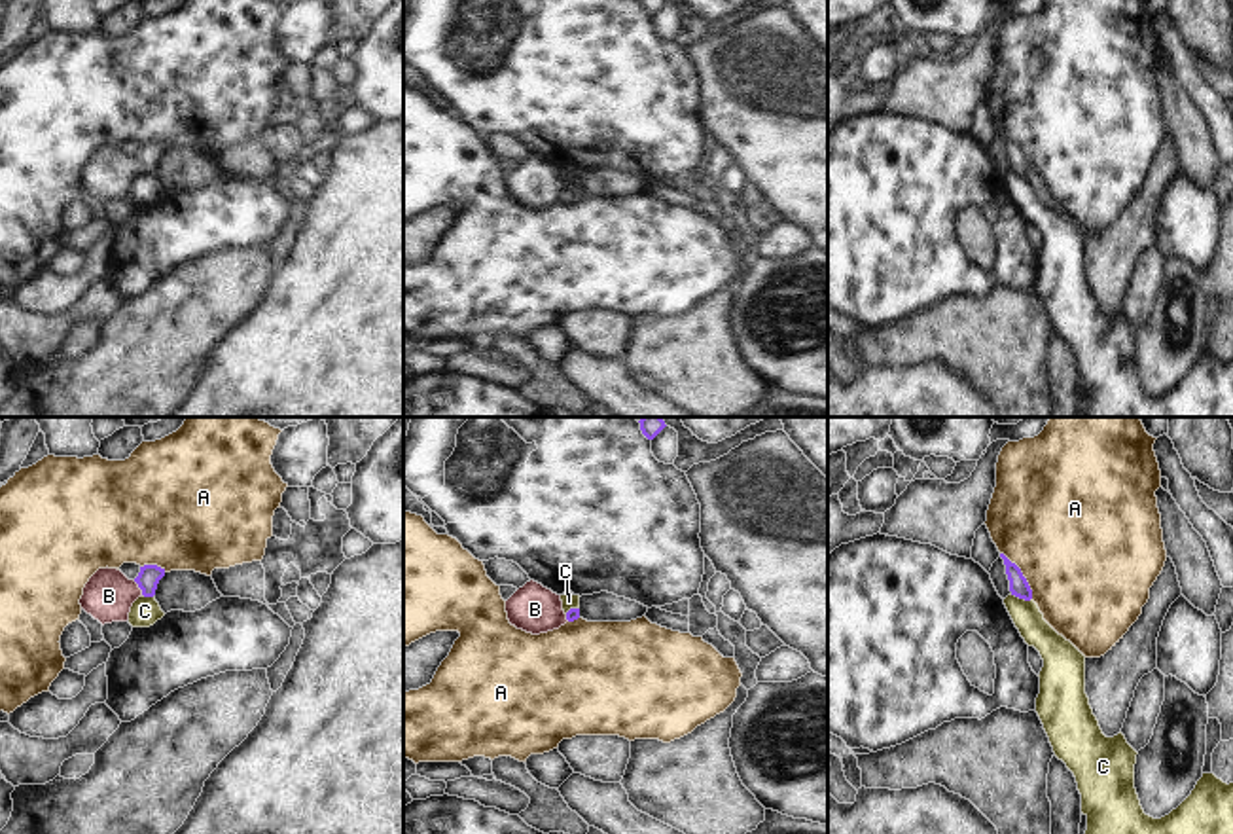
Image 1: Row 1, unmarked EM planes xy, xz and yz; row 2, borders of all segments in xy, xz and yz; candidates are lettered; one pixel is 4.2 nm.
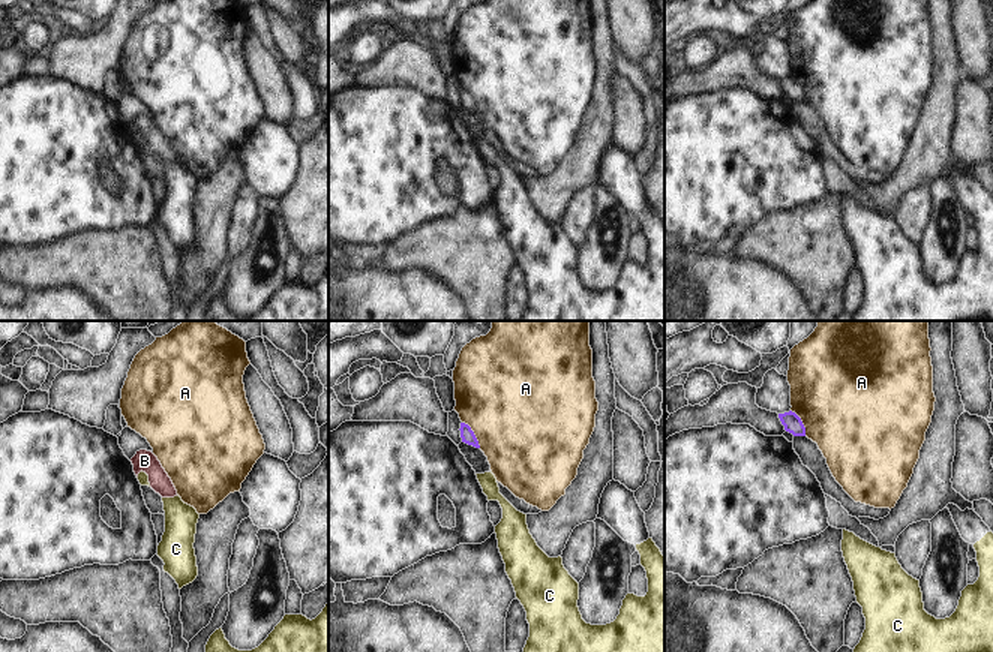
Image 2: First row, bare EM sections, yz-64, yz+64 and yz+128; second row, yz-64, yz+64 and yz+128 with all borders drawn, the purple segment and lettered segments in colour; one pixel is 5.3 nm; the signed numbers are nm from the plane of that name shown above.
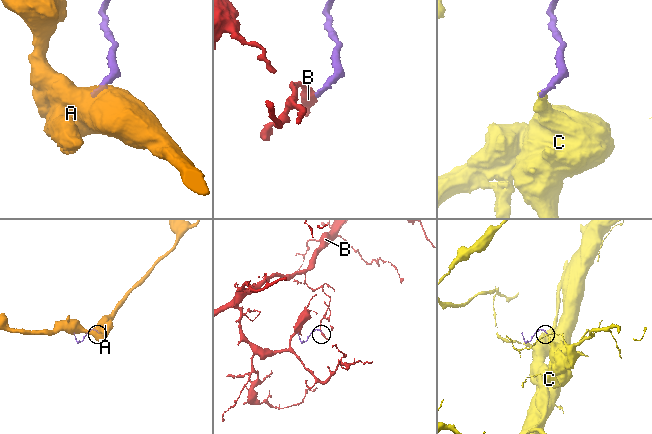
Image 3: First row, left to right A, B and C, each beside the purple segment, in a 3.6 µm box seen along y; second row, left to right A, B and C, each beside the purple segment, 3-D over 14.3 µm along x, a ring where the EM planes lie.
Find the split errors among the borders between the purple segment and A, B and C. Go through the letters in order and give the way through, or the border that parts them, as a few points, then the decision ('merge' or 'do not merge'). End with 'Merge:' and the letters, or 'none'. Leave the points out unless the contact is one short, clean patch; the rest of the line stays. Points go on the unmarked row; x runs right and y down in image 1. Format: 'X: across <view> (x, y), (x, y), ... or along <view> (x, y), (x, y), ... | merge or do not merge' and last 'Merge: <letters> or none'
A: along yz (1000, 127), (1019, 145), (1033, 173) | do not merge
B: across xy (150, 150), (139, 162), (108, 171) | merge
C: along yz (1010, 169), (1031, 175) | do not merge
Merge: B

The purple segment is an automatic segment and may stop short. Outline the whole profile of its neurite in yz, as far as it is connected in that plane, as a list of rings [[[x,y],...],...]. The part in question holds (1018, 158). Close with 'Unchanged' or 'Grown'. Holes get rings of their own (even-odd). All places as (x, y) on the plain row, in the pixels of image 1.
[[[1000,129],[1000,133],[1004,135],[1004,140],[1006,140],[1006,150],[1010,155],[1011,171],[1030,176],[1032,165],[1030,165],[1027,154],[1023,152],[1021,144],[1015,138],[1011,138],[1004,129]]]. Unchanged

